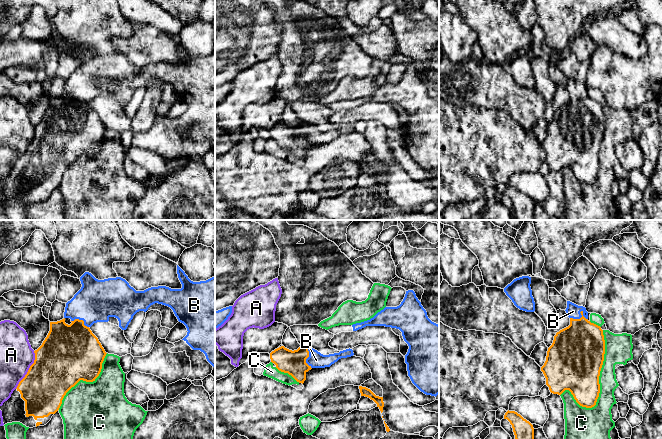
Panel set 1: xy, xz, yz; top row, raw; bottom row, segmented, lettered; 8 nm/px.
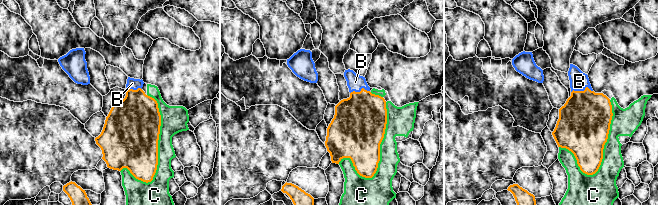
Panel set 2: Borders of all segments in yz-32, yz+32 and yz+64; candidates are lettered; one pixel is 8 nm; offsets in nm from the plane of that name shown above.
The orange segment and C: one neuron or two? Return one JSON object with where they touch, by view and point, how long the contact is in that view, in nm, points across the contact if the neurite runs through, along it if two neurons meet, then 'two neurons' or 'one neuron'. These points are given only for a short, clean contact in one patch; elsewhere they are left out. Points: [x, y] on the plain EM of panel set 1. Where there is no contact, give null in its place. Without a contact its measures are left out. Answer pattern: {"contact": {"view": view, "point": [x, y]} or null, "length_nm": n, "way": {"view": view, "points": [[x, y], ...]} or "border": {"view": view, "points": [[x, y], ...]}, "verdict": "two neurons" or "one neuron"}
{"contact": {"view": "yz", "point": [599, 148]}, "length_nm": 650, "verdict": "two neurons"}

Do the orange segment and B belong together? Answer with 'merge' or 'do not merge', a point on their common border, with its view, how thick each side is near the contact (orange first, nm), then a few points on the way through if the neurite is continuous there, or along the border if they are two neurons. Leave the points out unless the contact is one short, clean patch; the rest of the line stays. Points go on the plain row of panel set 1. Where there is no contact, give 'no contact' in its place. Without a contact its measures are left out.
merge | yz (580, 94) | 400/110 nm

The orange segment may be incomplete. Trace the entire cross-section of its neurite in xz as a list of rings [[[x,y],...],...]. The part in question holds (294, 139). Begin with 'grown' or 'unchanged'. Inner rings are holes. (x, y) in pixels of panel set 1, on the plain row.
grown | [[[281,122],[270,129],[270,135],[279,147],[288,149],[297,158],[303,160],[306,156],[306,149],[312,144],[330,143],[339,135],[353,131],[353,126],[350,124],[339,129],[323,131],[305,122],[300,122],[294,127]]]

